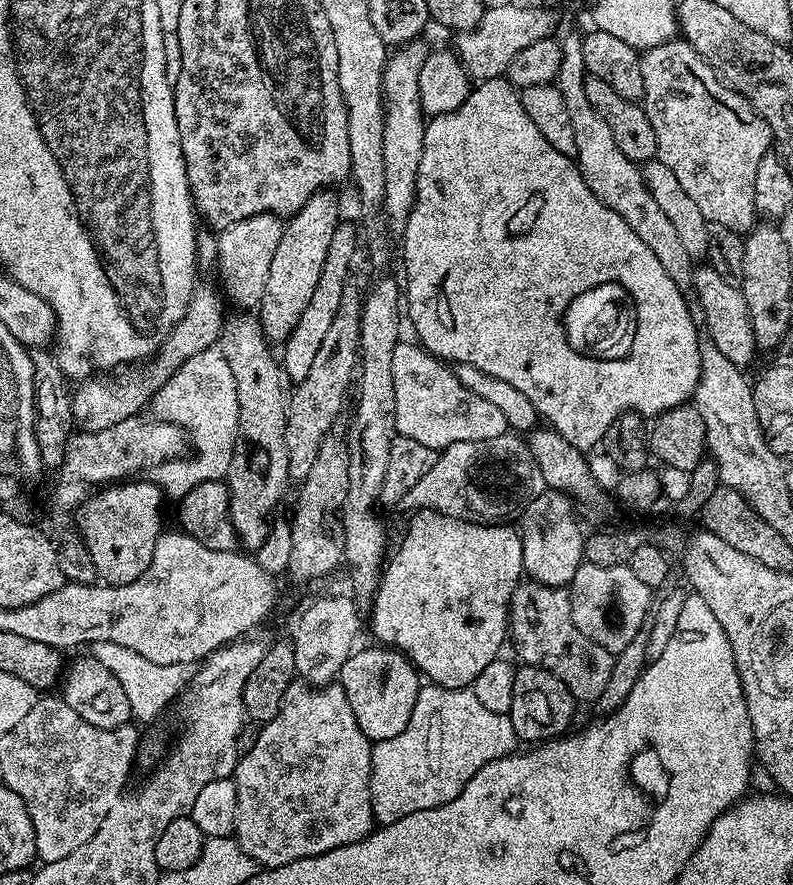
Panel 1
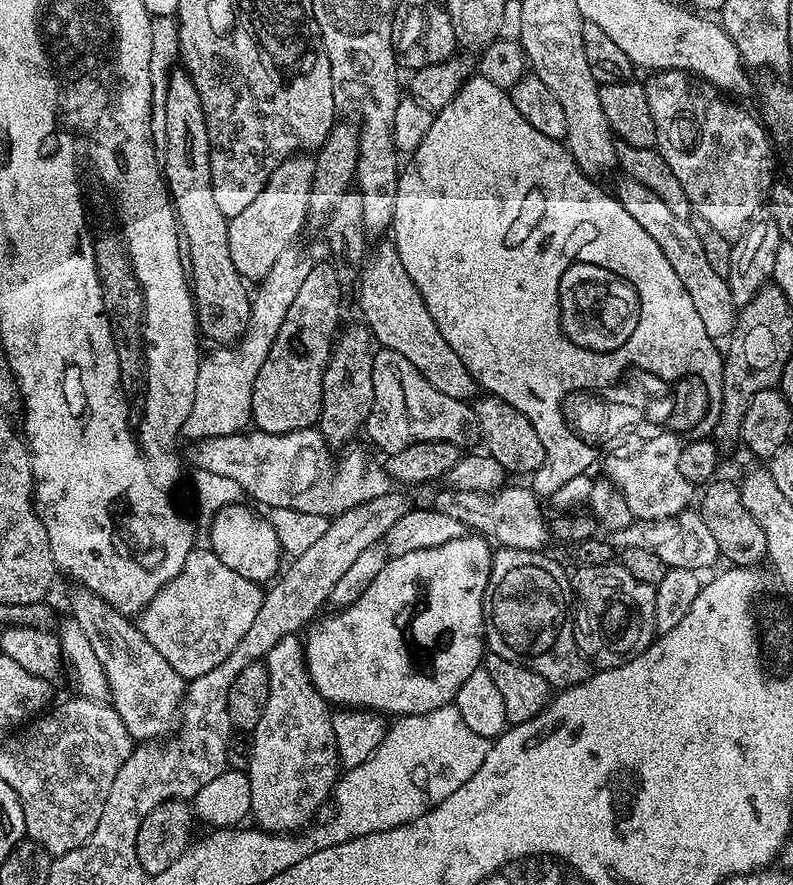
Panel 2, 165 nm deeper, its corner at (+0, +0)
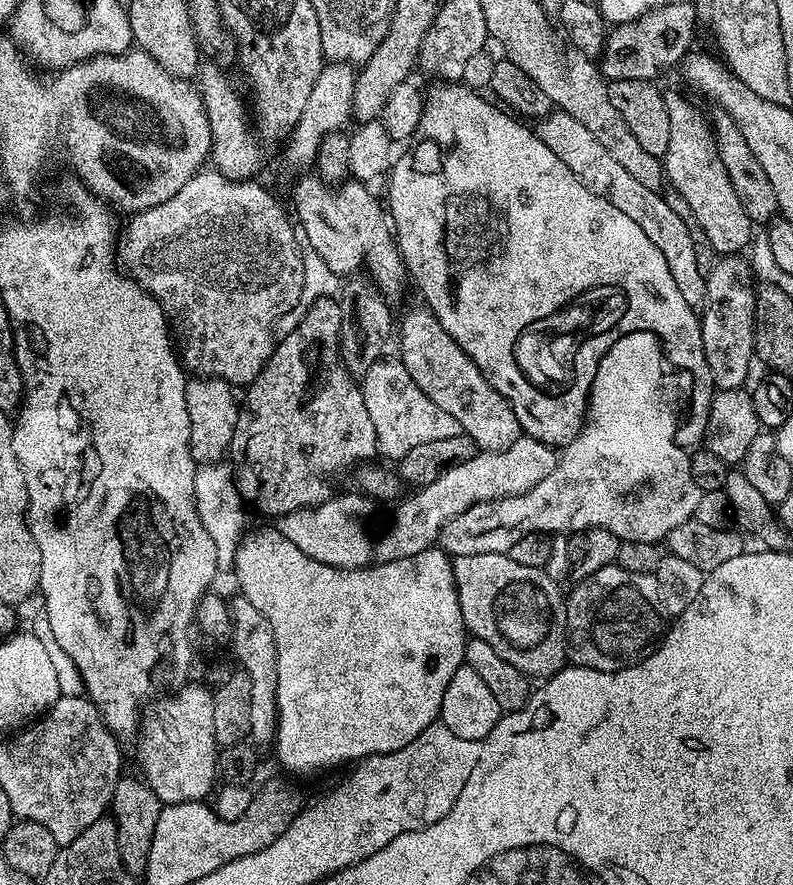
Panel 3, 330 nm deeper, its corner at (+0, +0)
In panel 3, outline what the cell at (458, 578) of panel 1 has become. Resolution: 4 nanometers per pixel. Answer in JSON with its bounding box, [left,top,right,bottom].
[234,527,466,776]

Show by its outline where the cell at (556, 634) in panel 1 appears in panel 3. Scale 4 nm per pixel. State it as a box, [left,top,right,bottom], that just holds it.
[452,553,570,678]

